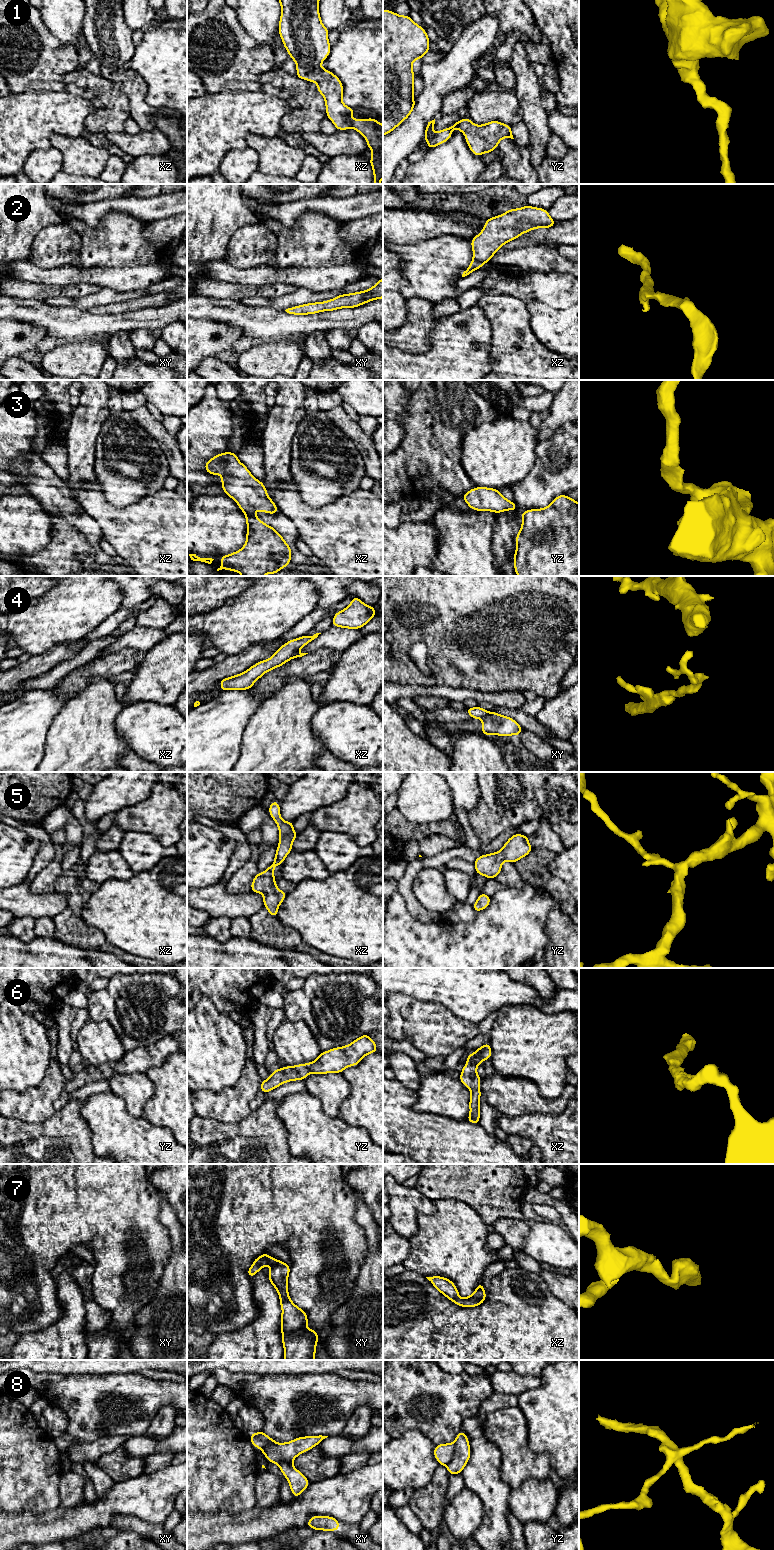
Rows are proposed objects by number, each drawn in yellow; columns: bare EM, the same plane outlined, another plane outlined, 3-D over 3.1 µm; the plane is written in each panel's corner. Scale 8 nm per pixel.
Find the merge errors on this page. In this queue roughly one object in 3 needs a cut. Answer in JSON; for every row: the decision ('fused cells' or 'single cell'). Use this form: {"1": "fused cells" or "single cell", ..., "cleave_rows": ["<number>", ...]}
{"1": "single cell", "2": "single cell", "3": "single cell", "4": "fused cells", "5": "single cell", "6": "single cell", "7": "single cell", "8": "fused cells", "cleave_rows": ["4", "8"]}

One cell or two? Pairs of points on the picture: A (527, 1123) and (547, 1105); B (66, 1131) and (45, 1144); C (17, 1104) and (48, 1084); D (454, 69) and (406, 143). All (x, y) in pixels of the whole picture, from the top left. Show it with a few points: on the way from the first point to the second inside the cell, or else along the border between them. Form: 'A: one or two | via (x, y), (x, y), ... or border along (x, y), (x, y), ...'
A: two | border along (562, 1112), (550, 1115), (524, 1113), (515, 1117)
B: two | border along (34, 1138), (60, 1137), (73, 1153)
C: one | via (25, 1104), (28, 1104), (40, 1092)
D: one | via (436, 87), (427, 108), (415, 125)

